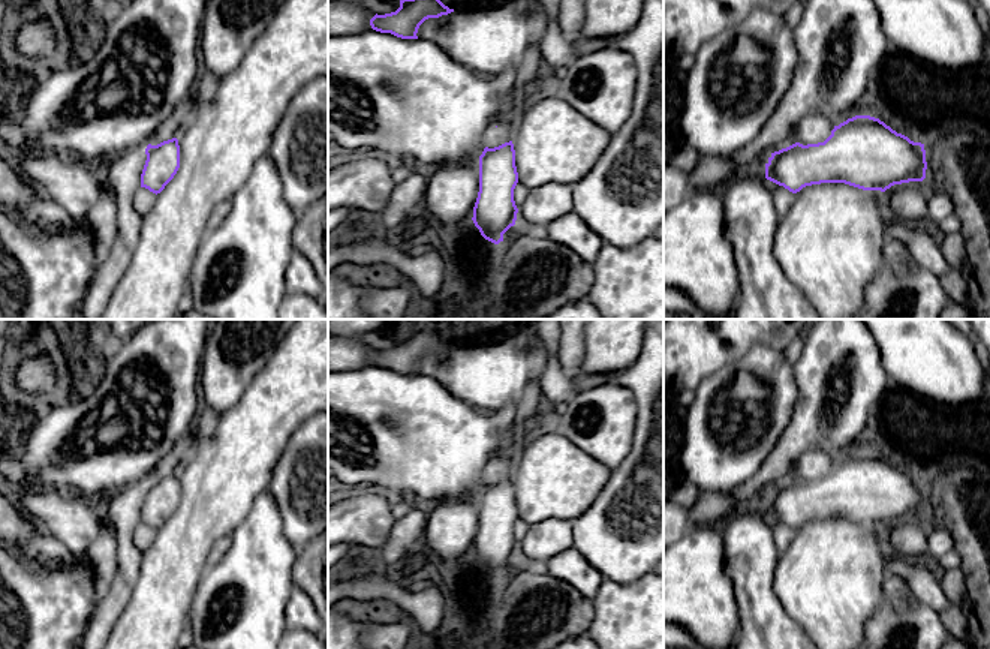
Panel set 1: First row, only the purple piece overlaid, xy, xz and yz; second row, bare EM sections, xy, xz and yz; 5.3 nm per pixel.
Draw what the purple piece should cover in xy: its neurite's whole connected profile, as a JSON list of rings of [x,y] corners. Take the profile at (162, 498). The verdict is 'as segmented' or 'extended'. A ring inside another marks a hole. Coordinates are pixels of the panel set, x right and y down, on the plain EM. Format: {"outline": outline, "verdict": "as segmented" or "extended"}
{"outline": [[[172,474],[157,481],[148,480],[145,490],[147,496],[141,510],[141,523],[157,531],[174,514],[180,504],[178,475]]], "verdict": "as segmented"}

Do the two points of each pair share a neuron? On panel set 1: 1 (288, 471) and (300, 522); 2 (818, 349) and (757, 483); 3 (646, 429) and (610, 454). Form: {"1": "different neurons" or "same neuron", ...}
{"1": "same neuron", "2": "same neuron", "3": "different neurons"}

